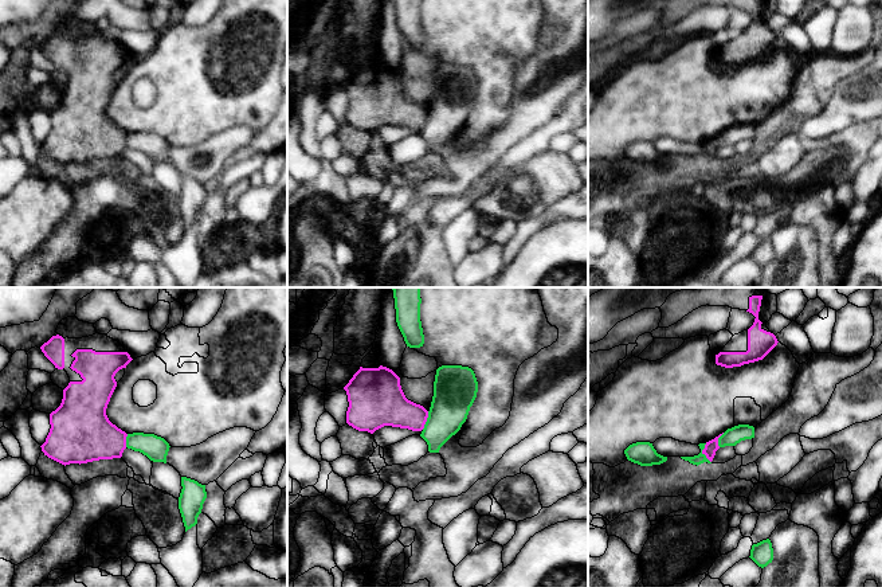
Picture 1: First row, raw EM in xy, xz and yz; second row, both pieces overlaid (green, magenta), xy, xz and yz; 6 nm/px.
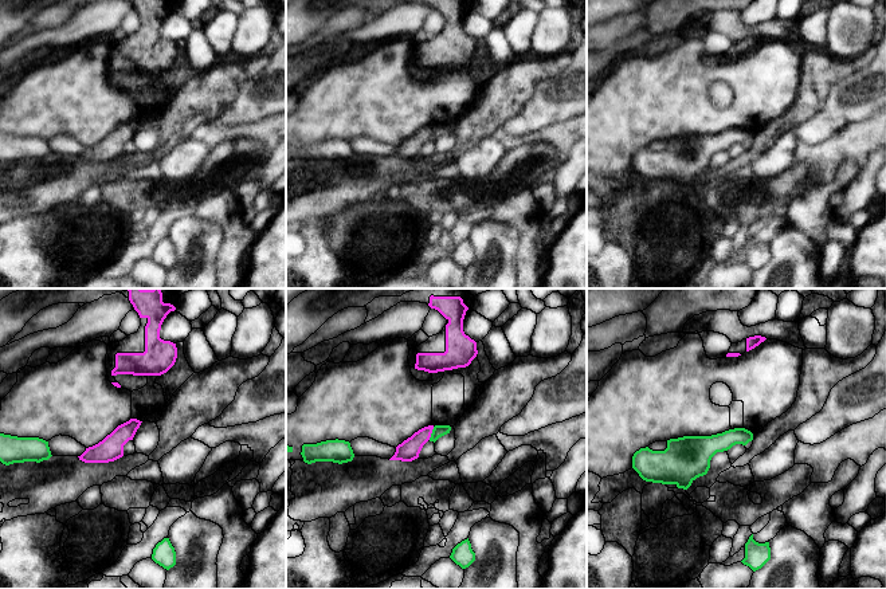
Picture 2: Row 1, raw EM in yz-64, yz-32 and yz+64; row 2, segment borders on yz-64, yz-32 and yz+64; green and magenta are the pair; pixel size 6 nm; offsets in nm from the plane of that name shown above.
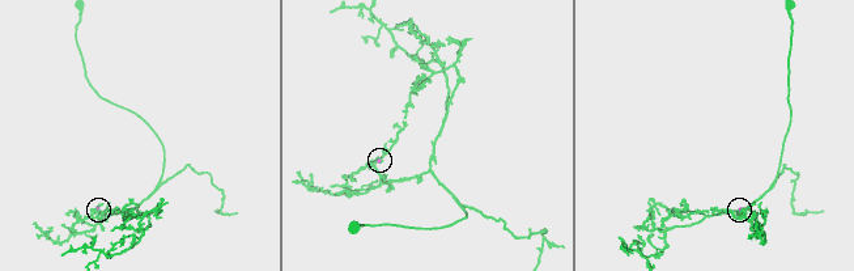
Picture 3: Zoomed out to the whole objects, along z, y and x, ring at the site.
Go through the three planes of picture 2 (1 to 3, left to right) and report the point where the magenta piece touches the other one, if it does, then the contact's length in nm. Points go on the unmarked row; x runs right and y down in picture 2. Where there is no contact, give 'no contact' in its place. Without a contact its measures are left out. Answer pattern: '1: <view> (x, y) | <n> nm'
1: no contact
2: yz-32 (431, 133) | 90 nm
3: no contact

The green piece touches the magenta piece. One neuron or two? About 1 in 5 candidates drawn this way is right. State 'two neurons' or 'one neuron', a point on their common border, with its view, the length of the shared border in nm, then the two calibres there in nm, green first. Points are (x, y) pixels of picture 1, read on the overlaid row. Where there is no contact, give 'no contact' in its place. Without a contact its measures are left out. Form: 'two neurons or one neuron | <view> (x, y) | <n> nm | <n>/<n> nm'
two neurons | yz (701, 453) | 120 nm | 60/80 nm

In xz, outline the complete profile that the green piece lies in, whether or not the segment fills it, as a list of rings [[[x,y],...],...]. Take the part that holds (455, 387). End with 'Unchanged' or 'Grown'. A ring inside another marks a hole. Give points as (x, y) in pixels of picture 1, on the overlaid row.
[[[442,365],[436,369],[432,402],[420,434],[430,453],[439,453],[440,447],[460,430],[477,392],[478,381],[471,368]]]. Unchanged

